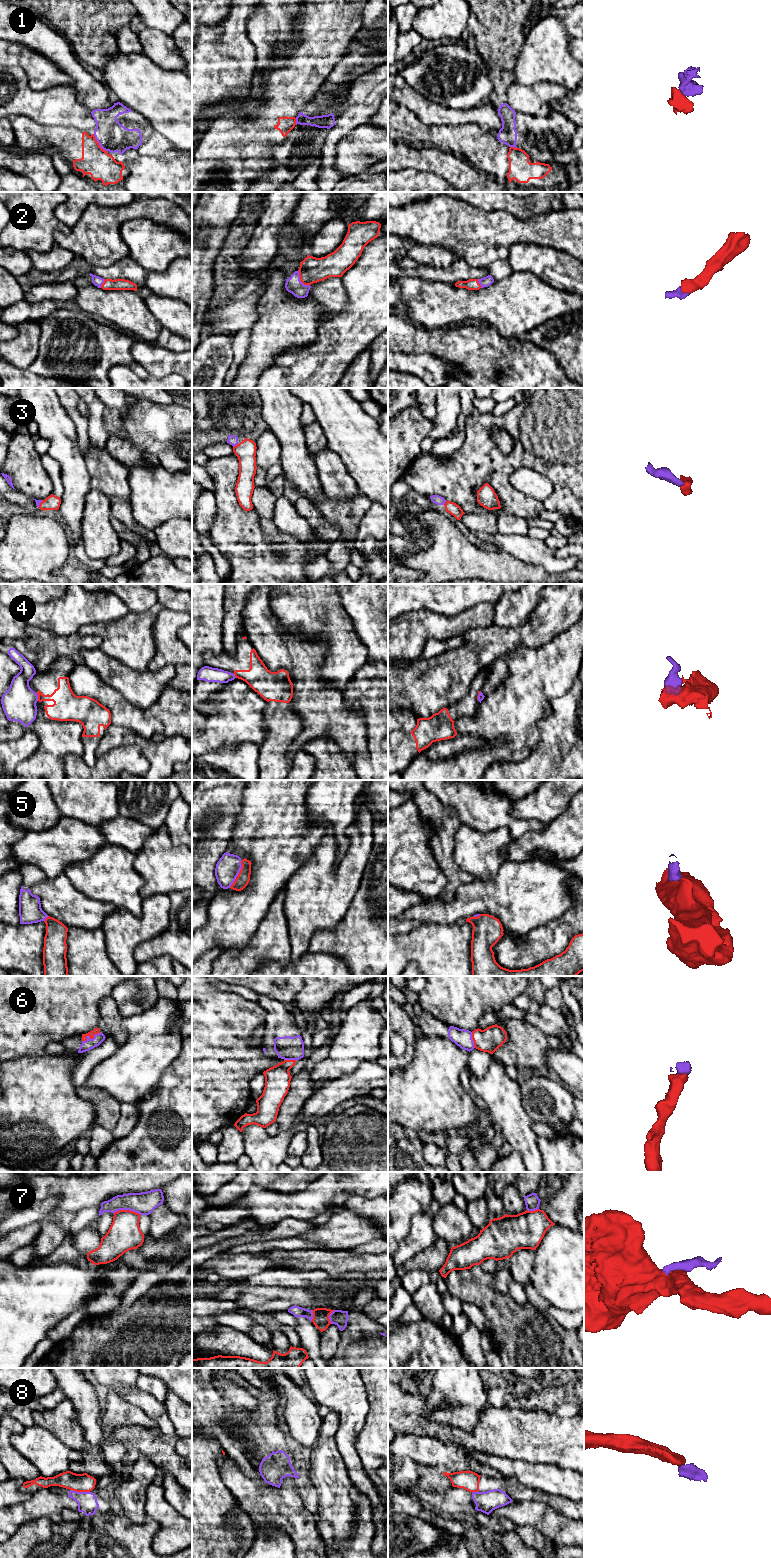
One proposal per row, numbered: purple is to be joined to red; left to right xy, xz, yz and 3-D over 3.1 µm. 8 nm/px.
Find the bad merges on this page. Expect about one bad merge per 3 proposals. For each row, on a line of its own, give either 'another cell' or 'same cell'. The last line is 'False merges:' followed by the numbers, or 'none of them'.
1: another cell
2: same cell
3: same cell
4: another cell
5: same cell
6: same cell
7: same cell
8: another cell
False merges: 1, 4, 8

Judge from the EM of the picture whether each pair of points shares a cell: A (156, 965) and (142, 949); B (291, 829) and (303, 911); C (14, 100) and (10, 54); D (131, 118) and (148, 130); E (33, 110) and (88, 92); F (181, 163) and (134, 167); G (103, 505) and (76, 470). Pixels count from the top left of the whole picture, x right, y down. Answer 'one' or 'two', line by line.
A: two
B: two
C: two
D: one
E: two
F: one
G: two

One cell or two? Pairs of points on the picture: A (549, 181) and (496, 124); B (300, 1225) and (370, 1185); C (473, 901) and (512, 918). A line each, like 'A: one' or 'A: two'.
A: two
B: two
C: one

